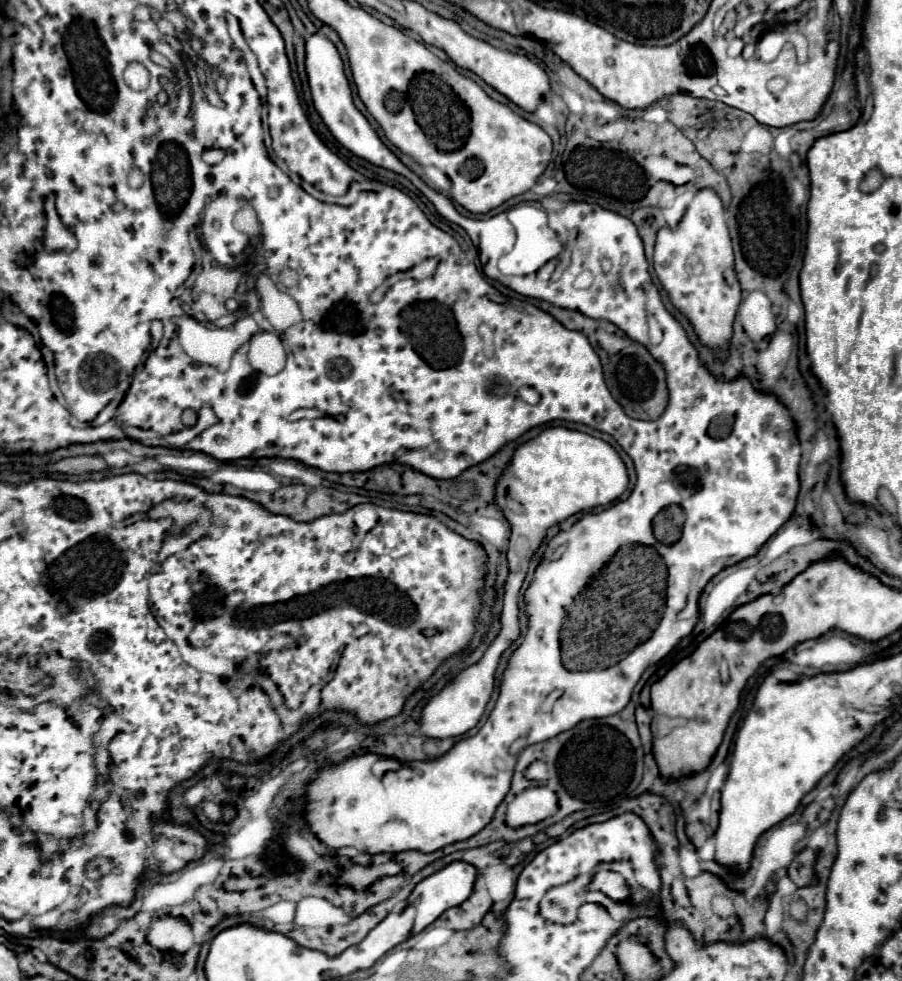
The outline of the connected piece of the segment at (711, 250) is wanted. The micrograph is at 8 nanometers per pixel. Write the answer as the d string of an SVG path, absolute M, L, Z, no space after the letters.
M709 187L699 189L681 221L673 229L659 229L653 267L673 305L689 317L699 339L723 355L733 333L731 325L741 303L741 295L735 293L739 287L727 287L725 279L725 269L733 267L733 249L725 223L723 201L717 191Z

